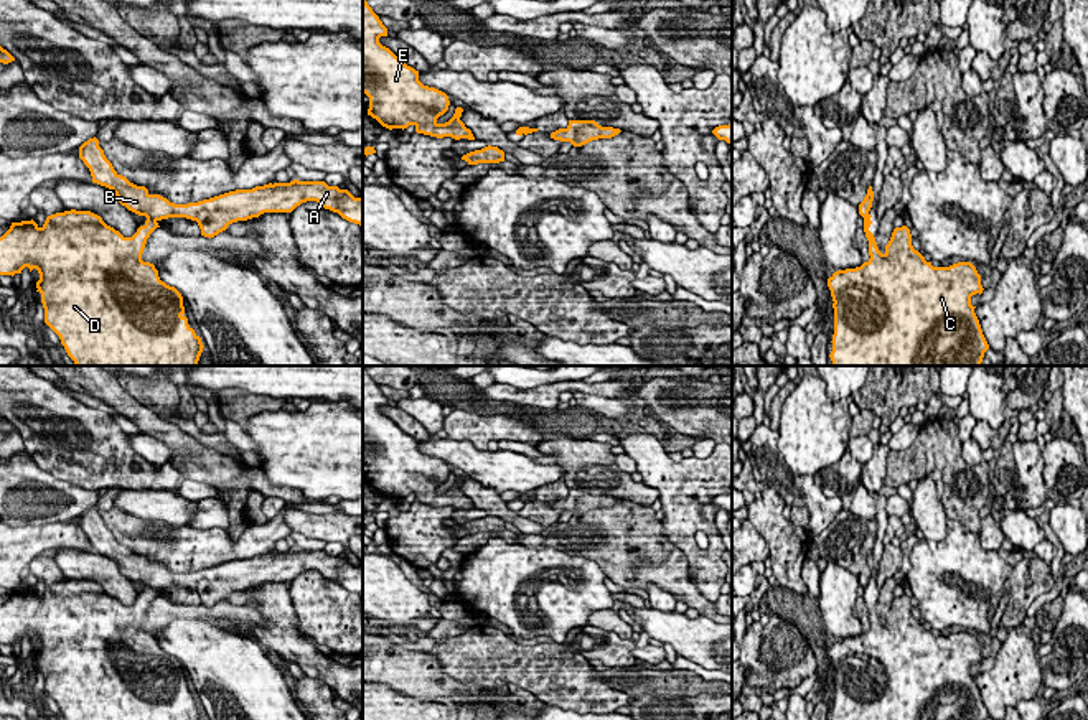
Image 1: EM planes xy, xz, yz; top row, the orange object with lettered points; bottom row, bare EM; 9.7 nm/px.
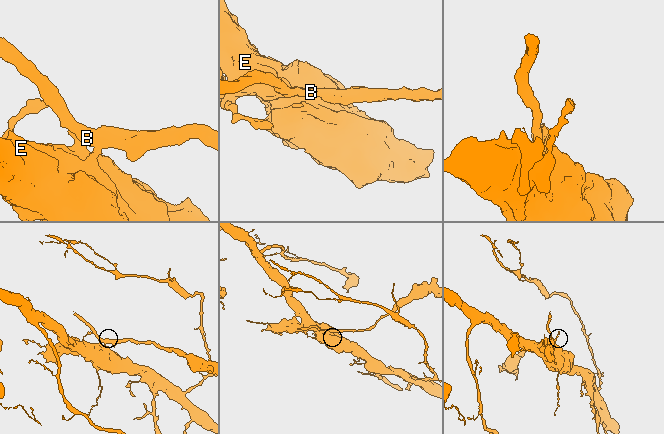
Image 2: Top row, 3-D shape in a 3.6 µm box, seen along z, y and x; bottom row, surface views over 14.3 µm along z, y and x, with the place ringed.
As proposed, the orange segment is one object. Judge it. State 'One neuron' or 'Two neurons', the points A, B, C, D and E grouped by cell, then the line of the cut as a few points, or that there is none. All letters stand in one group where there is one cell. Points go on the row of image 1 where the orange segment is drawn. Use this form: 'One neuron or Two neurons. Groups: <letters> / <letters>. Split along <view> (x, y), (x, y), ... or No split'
Two neurons. Groups: A B / C D E. Split along xy (147, 216), (155, 221)

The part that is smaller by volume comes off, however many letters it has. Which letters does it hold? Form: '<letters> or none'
A, B

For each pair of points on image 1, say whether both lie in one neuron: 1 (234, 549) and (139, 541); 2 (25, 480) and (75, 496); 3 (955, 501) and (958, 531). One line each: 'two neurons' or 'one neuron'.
1: one neuron
2: one neuron
3: two neurons

